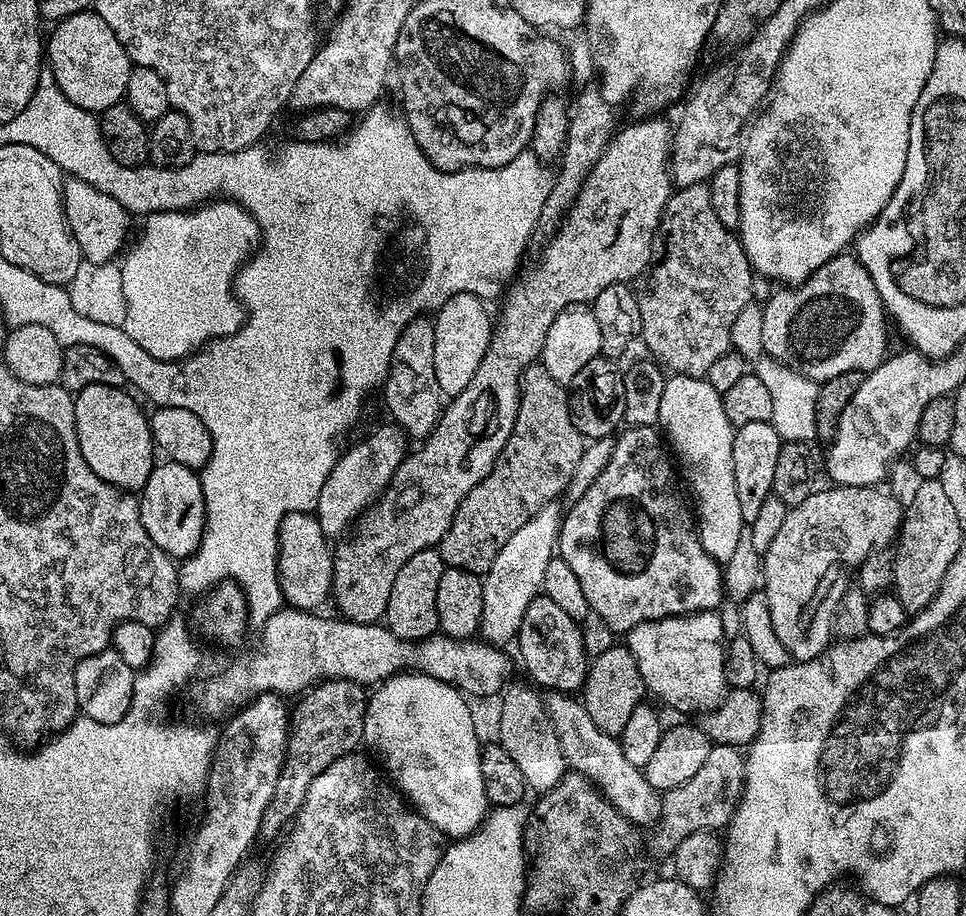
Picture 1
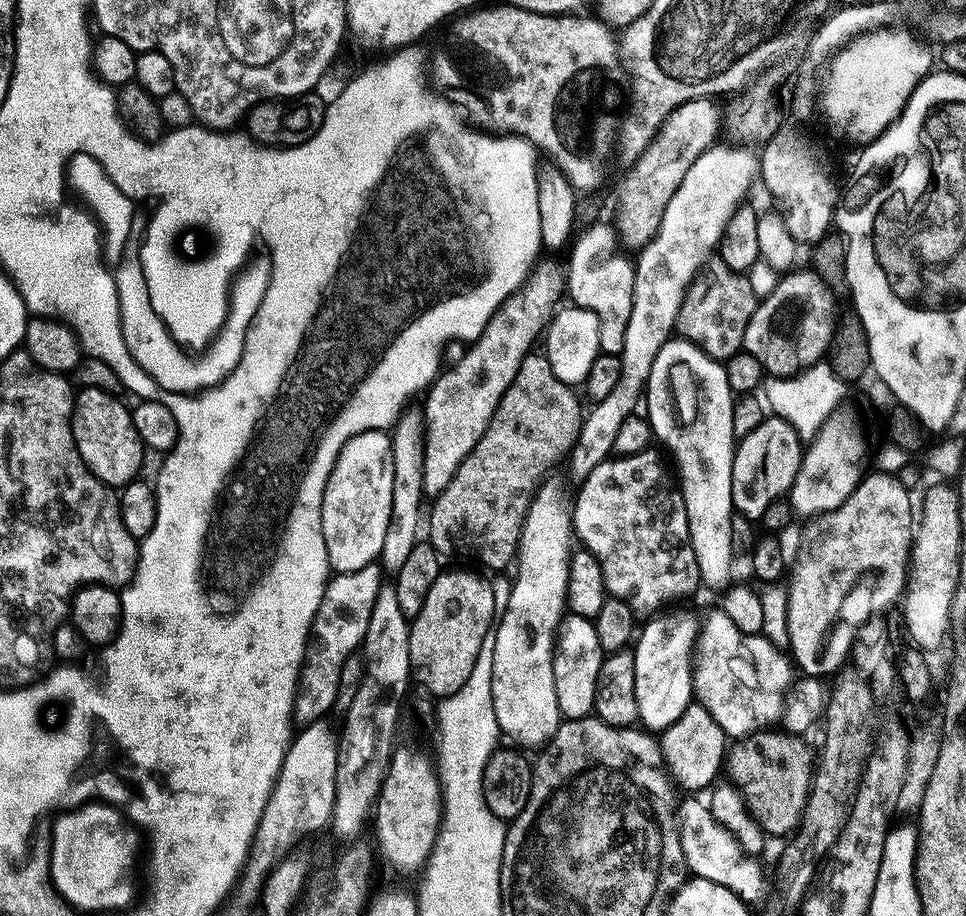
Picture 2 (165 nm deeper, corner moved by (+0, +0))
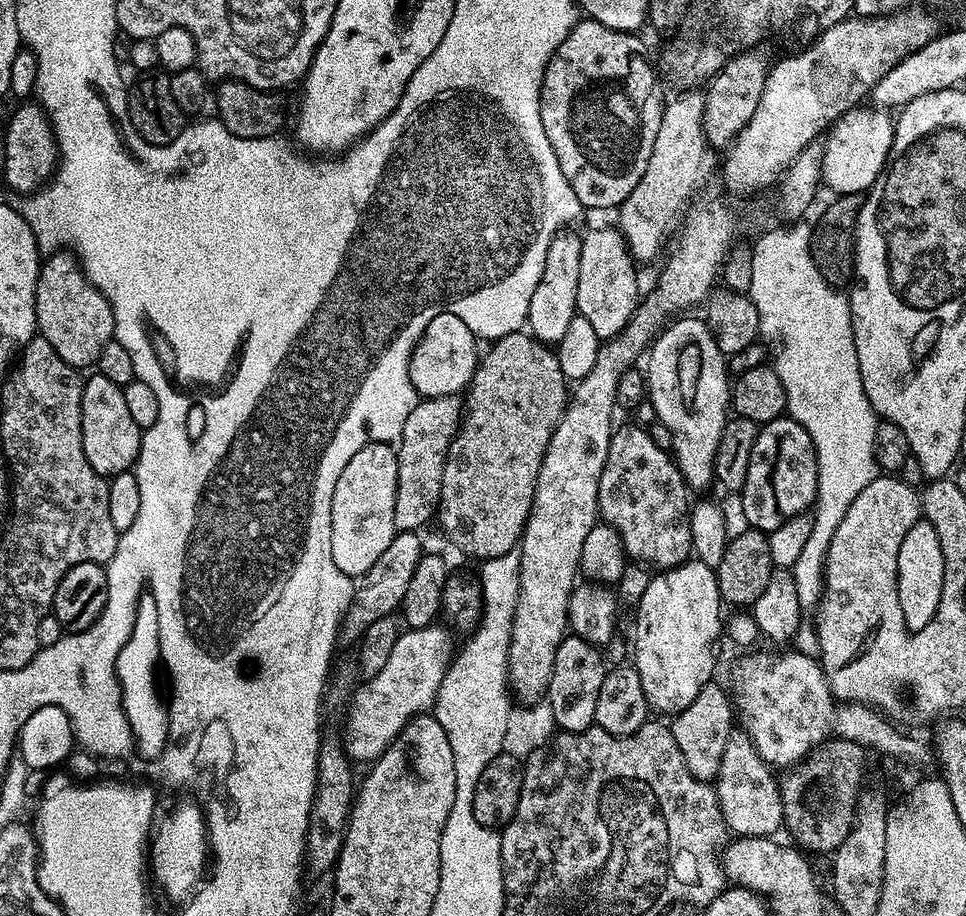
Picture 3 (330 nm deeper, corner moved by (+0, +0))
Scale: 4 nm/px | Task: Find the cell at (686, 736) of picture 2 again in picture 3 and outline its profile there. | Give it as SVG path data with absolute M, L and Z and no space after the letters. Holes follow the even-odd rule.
M710 682L698 690L698 698L690 702L682 711L675 713L670 727L674 734L674 742L678 742L678 748L682 750L682 758L686 766L700 780L715 781L718 770L722 766L722 754L726 751L726 742L734 731L734 700L727 691L724 692Z

